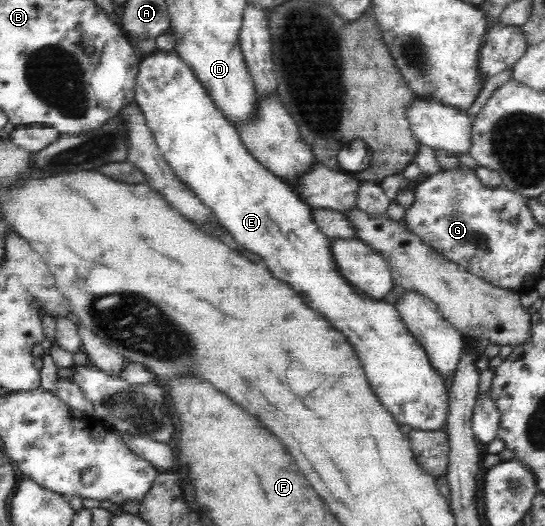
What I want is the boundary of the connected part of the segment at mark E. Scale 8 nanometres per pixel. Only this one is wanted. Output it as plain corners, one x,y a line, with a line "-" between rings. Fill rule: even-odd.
155,50
149,55
143,55
138,64
134,92
134,101
141,108
160,152
176,176
212,210
216,220
228,231
236,244
258,254
274,278
286,282
301,295
306,306
318,311
335,330
346,336
361,363
370,389
395,421
405,430
442,430
446,414
449,413
449,392
446,386
443,386
445,380
433,370
426,352
406,329
395,305
371,299
339,273
331,253
331,239
315,223
313,209
300,200
295,190
270,173
249,153
240,133
221,114
221,110
206,93
205,86
202,86
193,70
177,52

